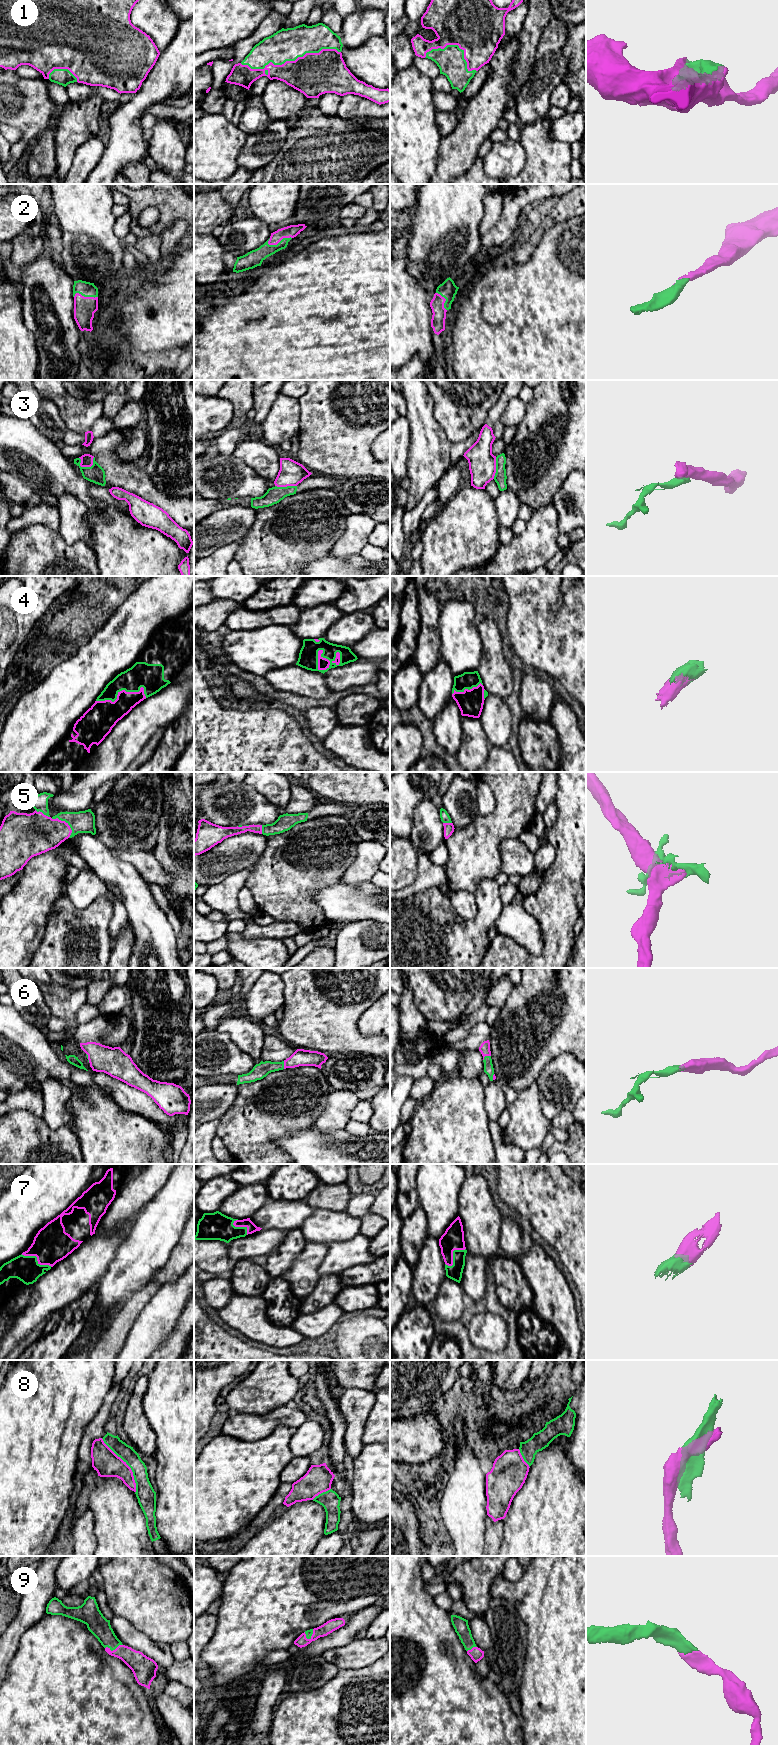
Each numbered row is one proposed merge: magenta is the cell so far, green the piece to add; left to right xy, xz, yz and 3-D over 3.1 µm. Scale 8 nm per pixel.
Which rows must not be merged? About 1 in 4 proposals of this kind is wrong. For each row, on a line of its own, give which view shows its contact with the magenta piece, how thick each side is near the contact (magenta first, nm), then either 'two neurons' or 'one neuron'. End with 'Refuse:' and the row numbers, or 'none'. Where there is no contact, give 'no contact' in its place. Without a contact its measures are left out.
1: xz | 340/260 nm | one neuron
2: xz | 100/140 nm | one neuron
3: xy | 100/140 nm | two neurons
4: xz | 90/160 nm | one neuron
5: xy | 320/180 nm | one neuron
6: yz | 80/80 nm | one neuron
7: xy | 300/200 nm | one neuron
8: xy | 200/140 nm | two neurons
9: xy | 170/170 nm | one neuron
Refuse: 3, 8

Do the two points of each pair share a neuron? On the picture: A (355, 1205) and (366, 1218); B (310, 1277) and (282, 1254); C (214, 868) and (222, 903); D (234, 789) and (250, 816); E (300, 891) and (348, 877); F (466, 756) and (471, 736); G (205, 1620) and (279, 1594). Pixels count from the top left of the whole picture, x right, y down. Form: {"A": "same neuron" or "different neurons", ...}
{"A": "same neuron", "B": "different neurons", "C": "different neurons", "D": "same neuron", "E": "different neurons", "F": "same neuron", "G": "different neurons"}

